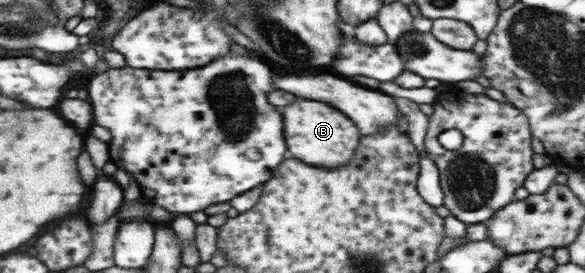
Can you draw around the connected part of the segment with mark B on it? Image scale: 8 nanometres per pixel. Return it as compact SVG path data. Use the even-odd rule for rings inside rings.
M302 98L296 100L294 104L284 106L282 110L284 110L284 122L288 134L288 148L294 154L294 158L300 158L312 166L336 168L336 166L344 166L354 156L363 135L360 127L340 110L324 102L312 102Z

